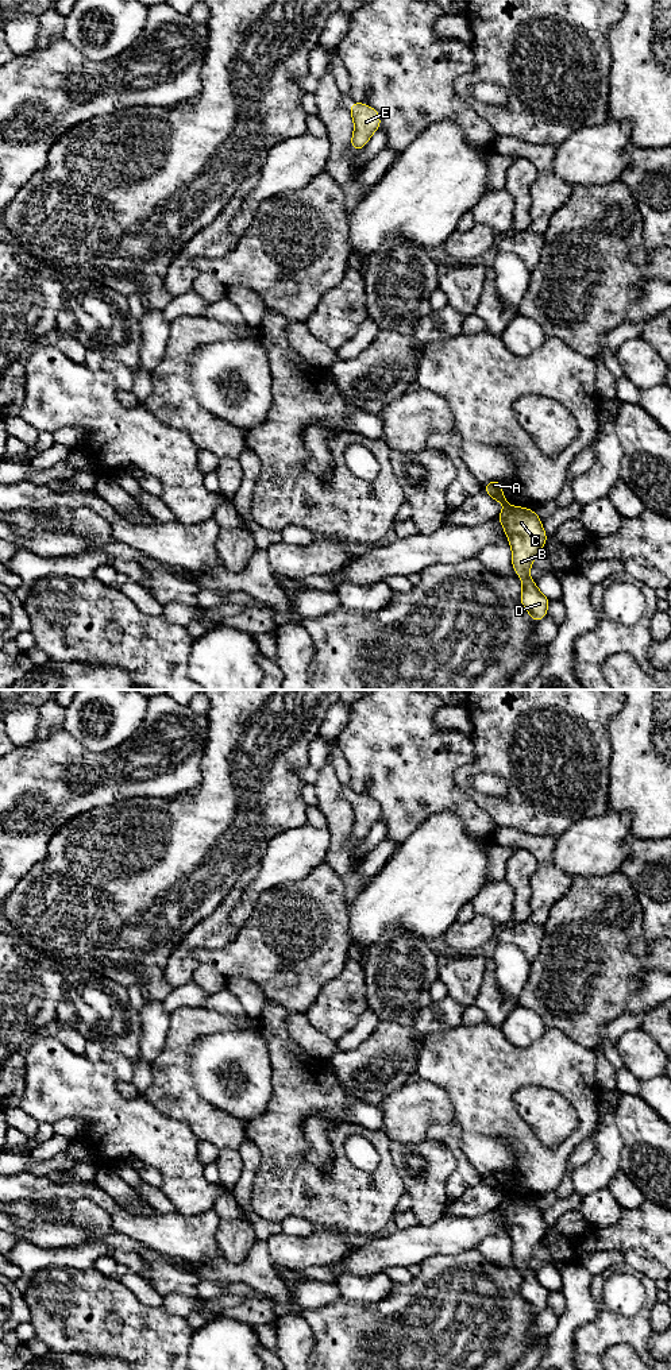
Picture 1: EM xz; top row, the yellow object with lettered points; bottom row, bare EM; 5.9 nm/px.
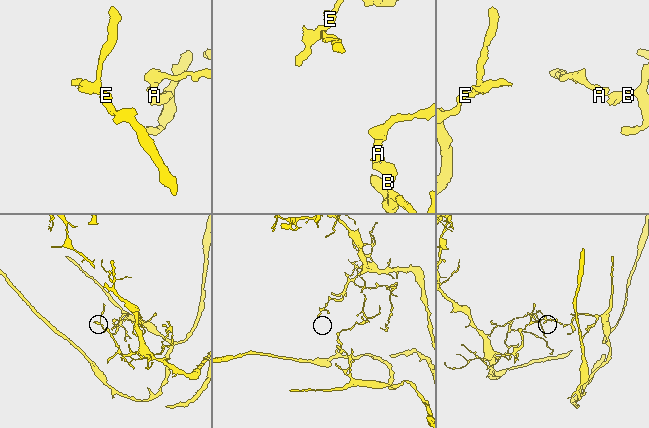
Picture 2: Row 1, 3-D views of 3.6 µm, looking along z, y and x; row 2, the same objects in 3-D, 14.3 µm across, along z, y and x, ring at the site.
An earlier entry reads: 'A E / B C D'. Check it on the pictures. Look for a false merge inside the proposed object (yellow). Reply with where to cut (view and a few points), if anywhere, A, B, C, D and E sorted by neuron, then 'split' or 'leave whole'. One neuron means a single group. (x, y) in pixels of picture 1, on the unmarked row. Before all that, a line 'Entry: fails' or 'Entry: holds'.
Entry: holds
cut xz (509, 1197), (505, 1200); groups A E / B C D; split

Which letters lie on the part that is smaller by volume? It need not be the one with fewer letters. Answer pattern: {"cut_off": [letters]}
{"cut_off": ["A", "E"]}

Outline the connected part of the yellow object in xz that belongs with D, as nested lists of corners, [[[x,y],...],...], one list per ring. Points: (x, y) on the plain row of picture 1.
[[[509,1197],[498,1207],[504,1223],[512,1239],[512,1258],[522,1273],[520,1294],[535,1313],[547,1308],[549,1290],[536,1278],[529,1269],[529,1261],[535,1249],[543,1242],[548,1230],[541,1217],[541,1209],[522,1197]]]

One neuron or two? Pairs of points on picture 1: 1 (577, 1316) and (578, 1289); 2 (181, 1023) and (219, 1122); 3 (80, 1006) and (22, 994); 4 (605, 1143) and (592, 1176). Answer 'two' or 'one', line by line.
1: one
2: one
3: two
4: one

